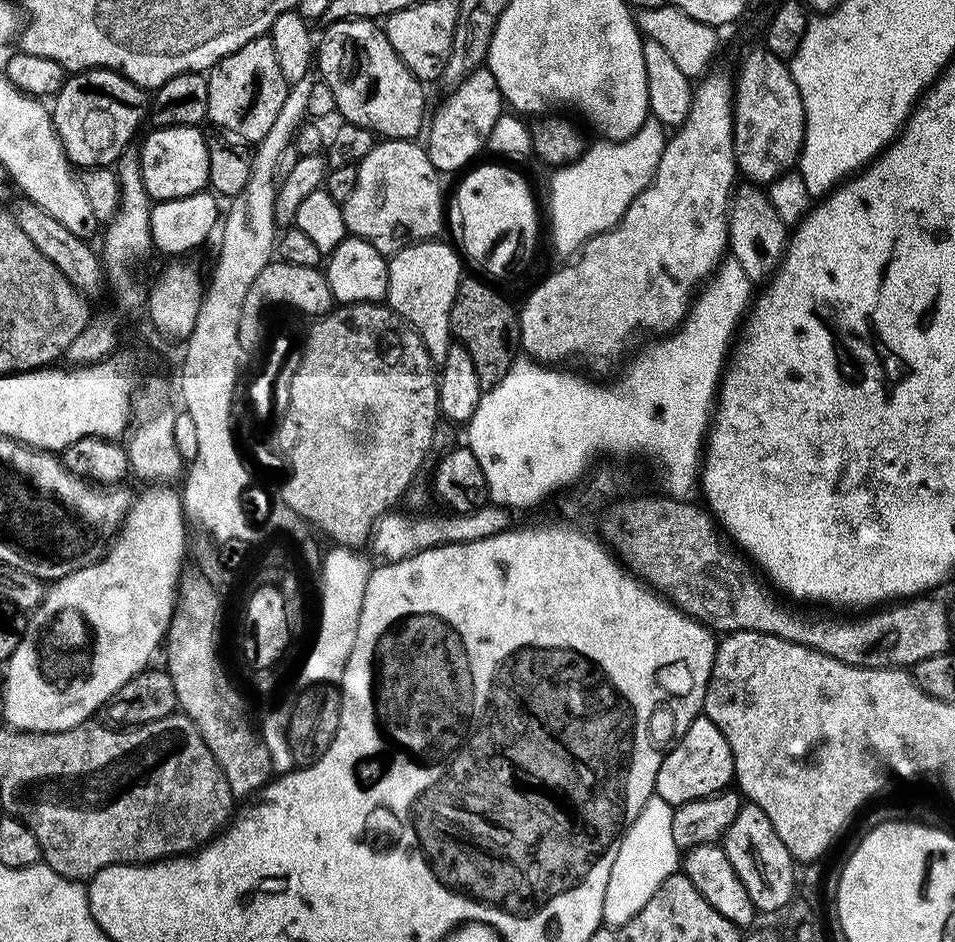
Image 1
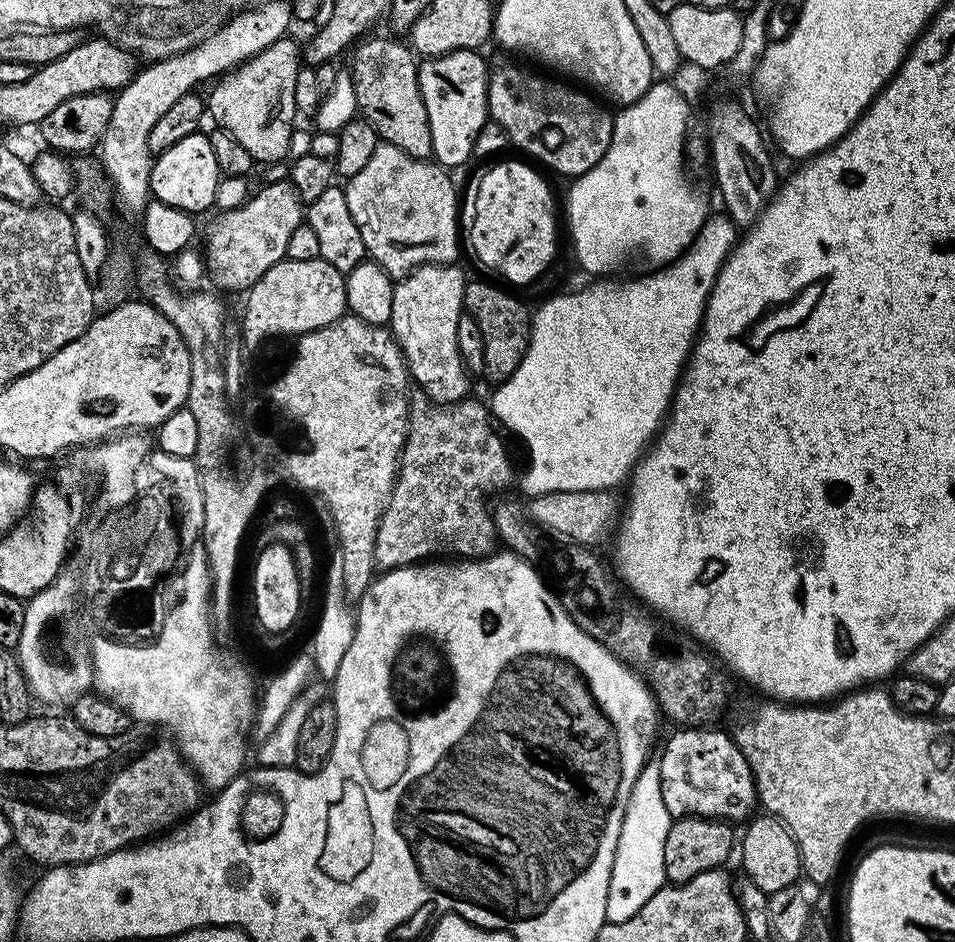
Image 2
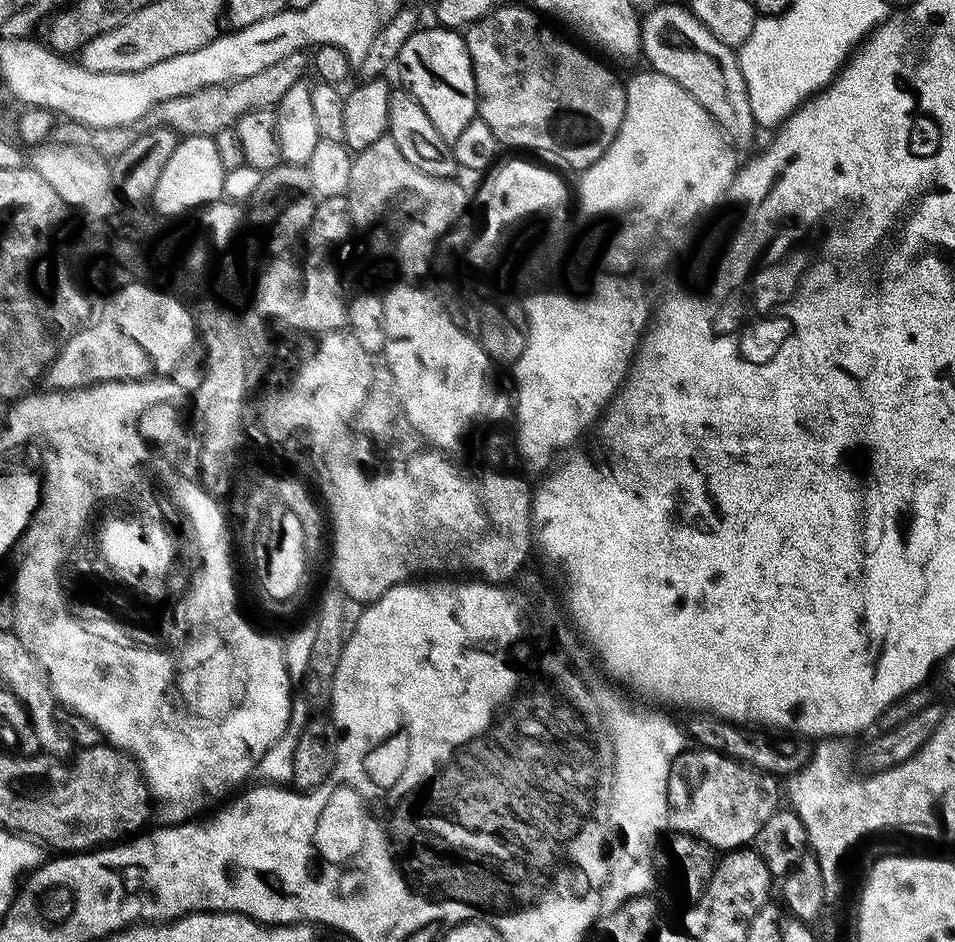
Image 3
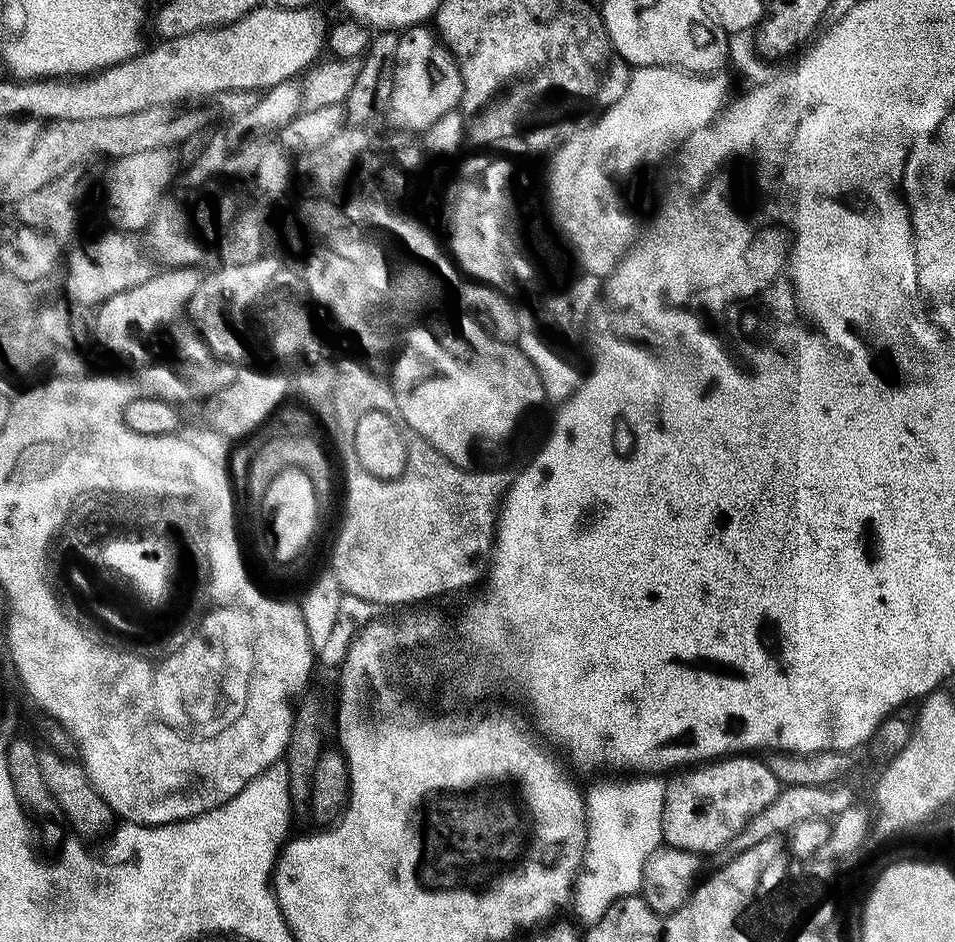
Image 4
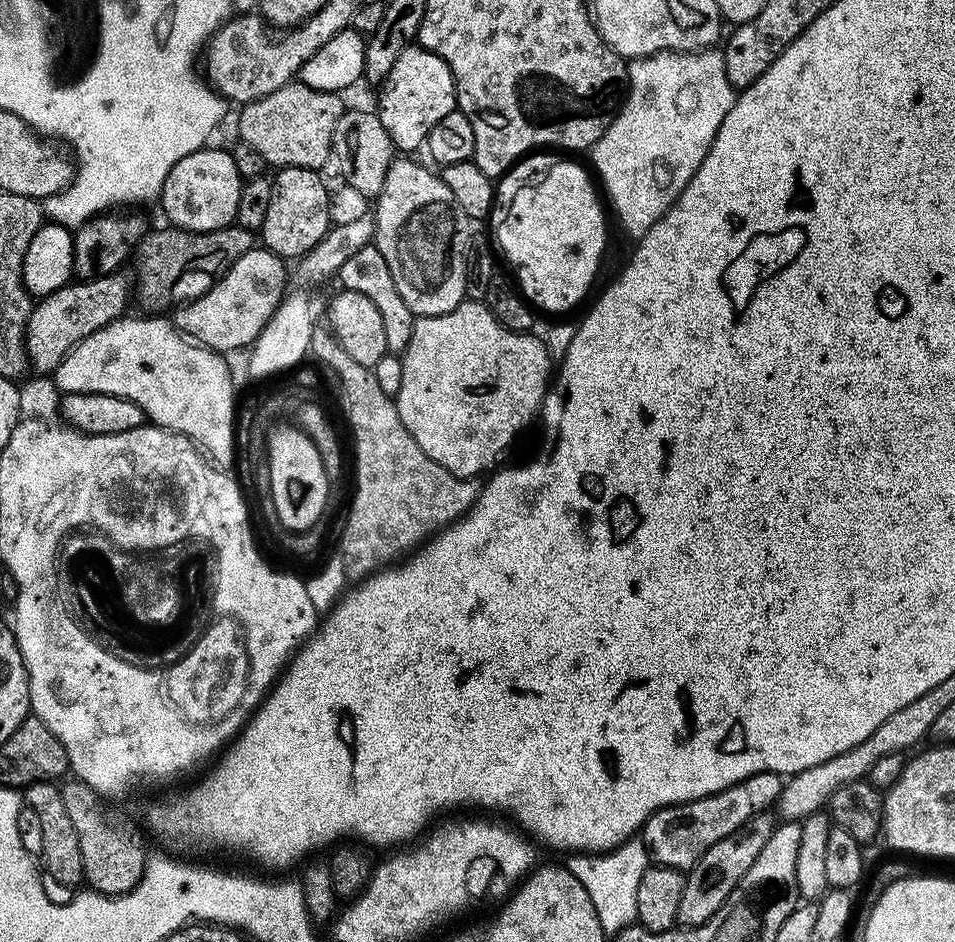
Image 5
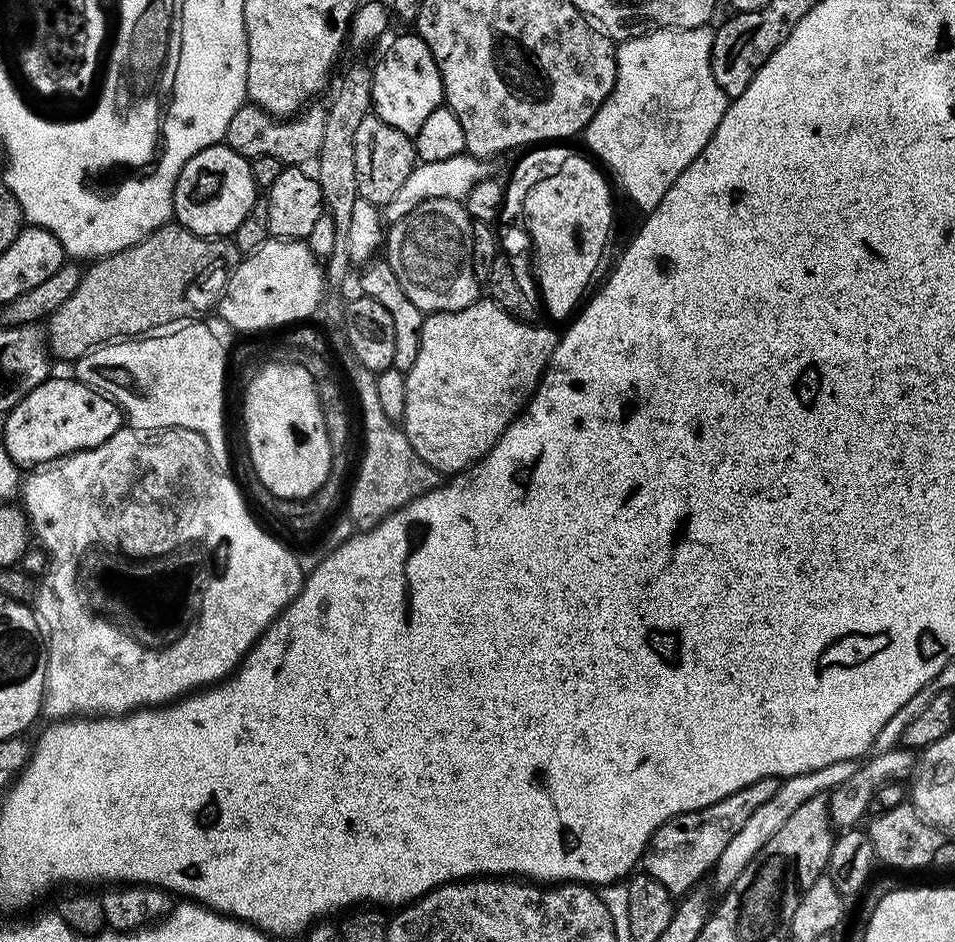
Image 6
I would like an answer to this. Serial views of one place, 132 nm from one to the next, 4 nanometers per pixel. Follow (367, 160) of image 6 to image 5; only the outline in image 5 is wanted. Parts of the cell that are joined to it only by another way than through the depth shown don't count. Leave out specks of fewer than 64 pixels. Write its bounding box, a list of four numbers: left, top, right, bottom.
[331,109,398,198]

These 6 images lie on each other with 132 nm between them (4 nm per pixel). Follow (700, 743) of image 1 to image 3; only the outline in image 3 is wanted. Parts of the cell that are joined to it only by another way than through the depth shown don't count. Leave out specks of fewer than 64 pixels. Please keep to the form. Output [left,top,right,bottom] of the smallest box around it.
[668,748,782,850]

